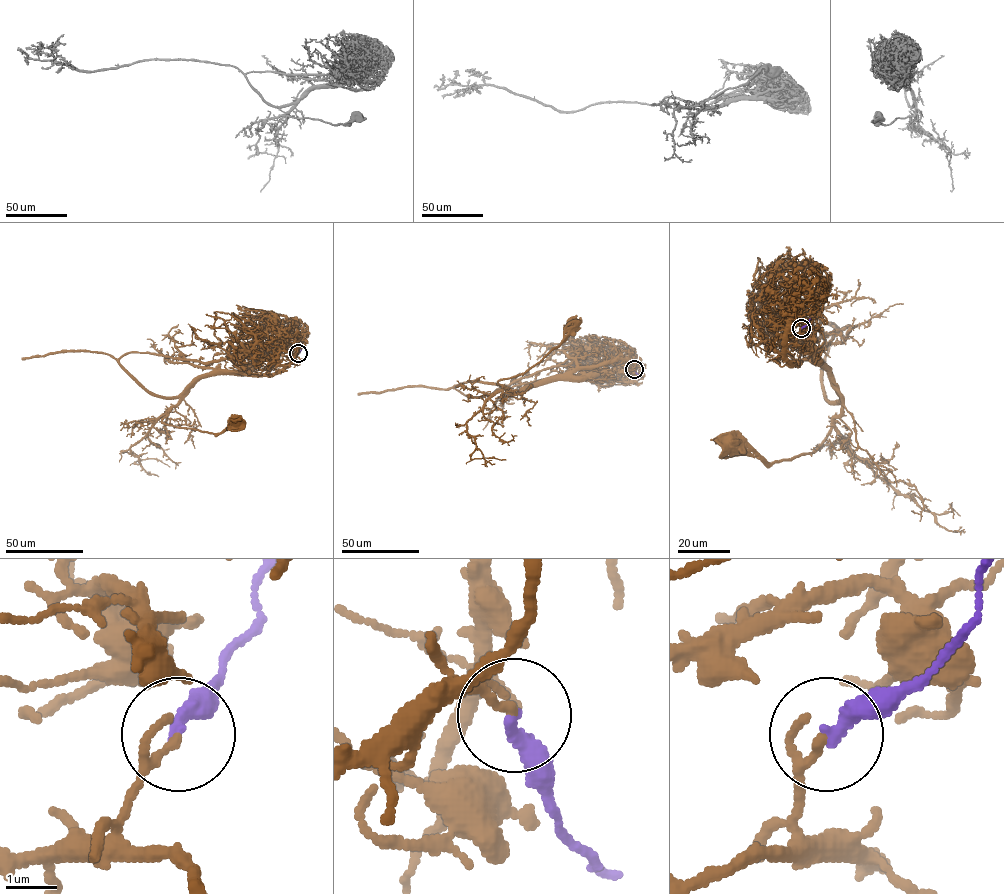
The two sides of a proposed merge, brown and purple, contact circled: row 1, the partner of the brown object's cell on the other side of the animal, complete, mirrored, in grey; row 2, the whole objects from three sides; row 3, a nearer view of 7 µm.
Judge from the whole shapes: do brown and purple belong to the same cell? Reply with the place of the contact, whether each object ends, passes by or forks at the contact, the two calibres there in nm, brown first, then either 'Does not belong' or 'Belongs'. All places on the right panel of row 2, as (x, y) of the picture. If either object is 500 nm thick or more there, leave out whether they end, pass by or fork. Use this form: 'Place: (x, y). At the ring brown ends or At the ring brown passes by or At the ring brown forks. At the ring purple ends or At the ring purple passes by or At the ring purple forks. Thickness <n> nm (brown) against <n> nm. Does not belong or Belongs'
Place: (801, 328). At the ring brown passes by. At the ring purple ends. Thickness 110 nm (brown) against 280 nm. Does not belong

